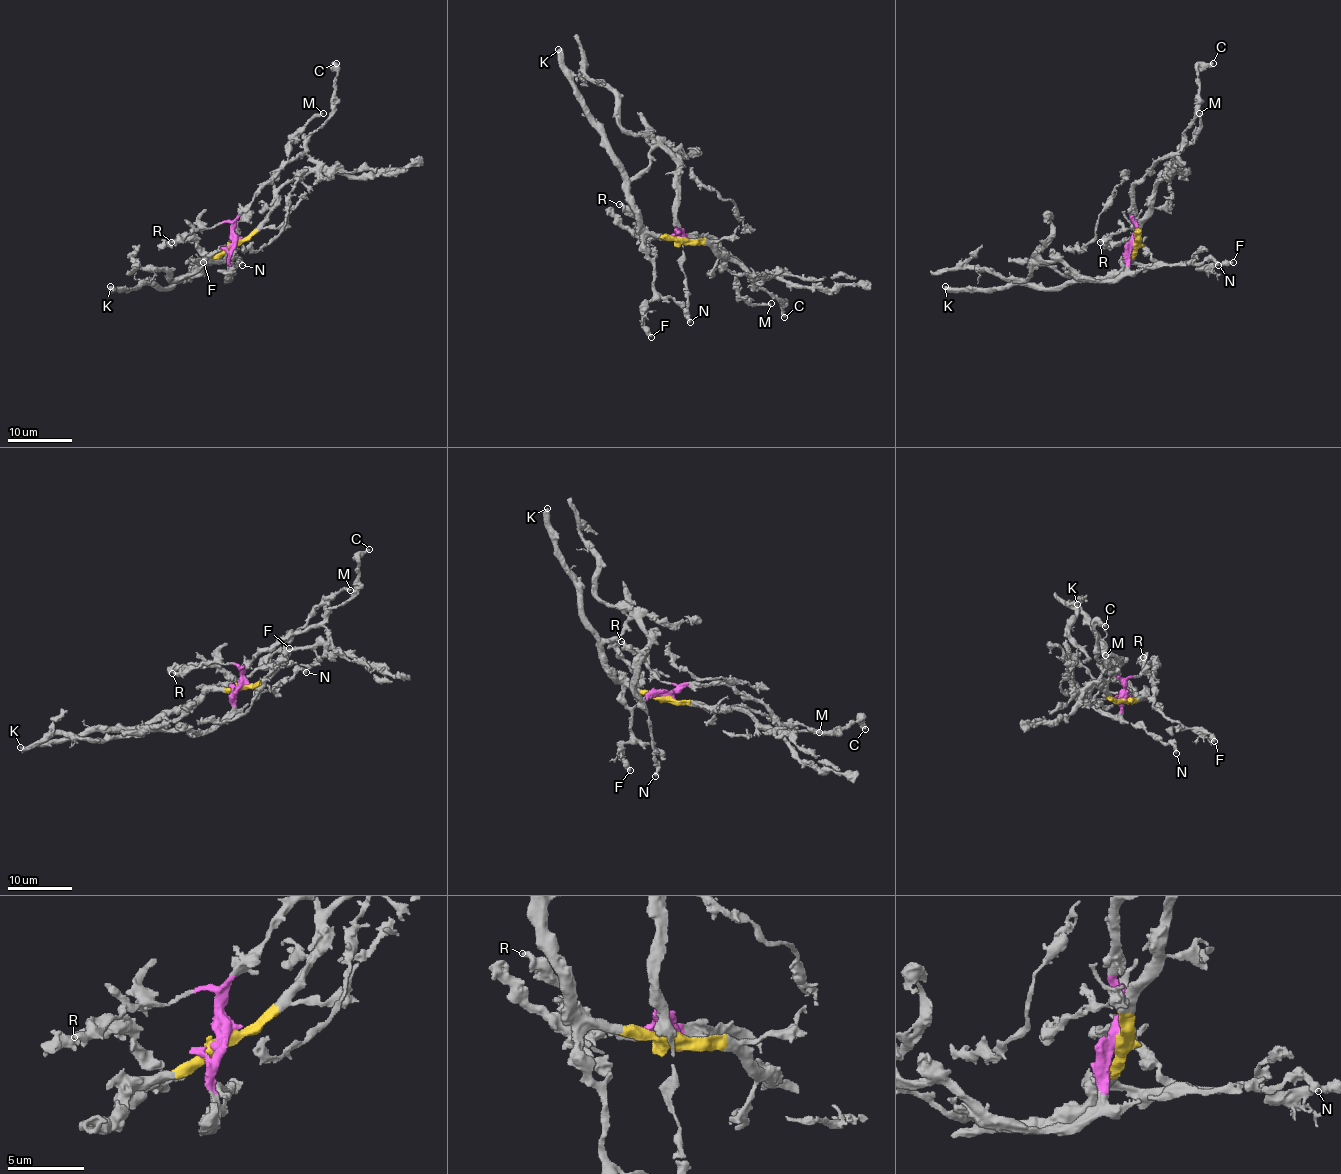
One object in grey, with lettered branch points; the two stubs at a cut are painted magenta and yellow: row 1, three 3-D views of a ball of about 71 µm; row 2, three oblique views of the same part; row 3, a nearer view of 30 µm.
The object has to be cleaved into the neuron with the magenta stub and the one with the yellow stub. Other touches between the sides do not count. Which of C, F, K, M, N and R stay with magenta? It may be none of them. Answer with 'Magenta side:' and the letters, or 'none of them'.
Magenta side: C, N, R

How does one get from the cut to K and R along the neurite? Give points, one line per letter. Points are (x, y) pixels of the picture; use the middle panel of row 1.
K: (682, 238), (651, 235), (638, 222), (622, 162), (606, 133), (593, 120), (559, 48)
R: (682, 238), (654, 238), (619, 204)

